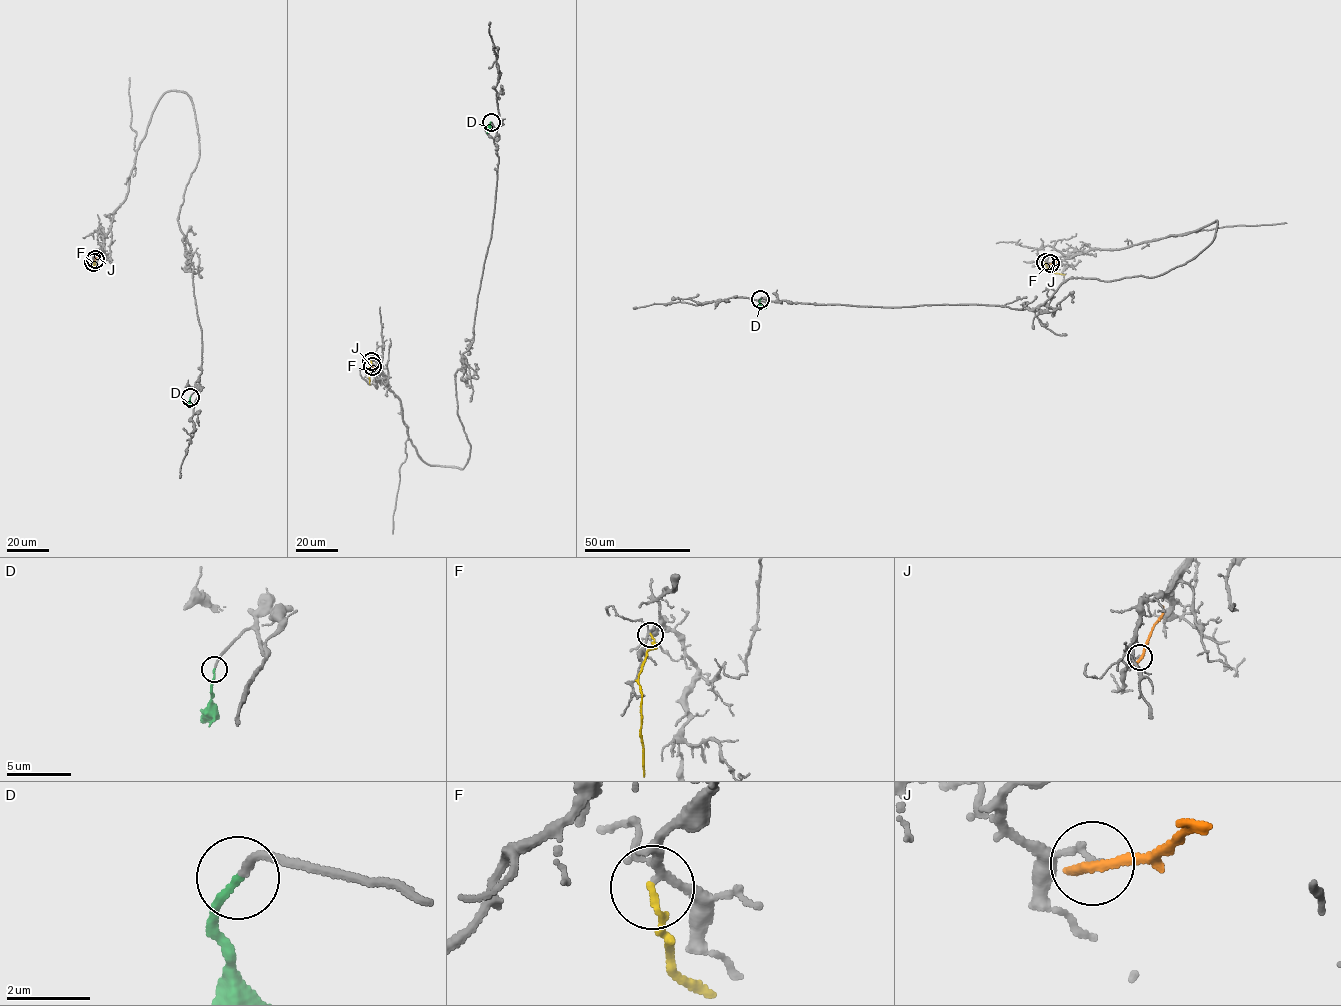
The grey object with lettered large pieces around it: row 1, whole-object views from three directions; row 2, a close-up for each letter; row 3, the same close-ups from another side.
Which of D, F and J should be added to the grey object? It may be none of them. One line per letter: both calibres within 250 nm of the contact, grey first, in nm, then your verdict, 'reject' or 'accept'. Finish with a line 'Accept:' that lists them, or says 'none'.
D: 160/170 nm | accept
F: 150/130 nm | reject
J: 140/300 nm | reject
Accept: D

